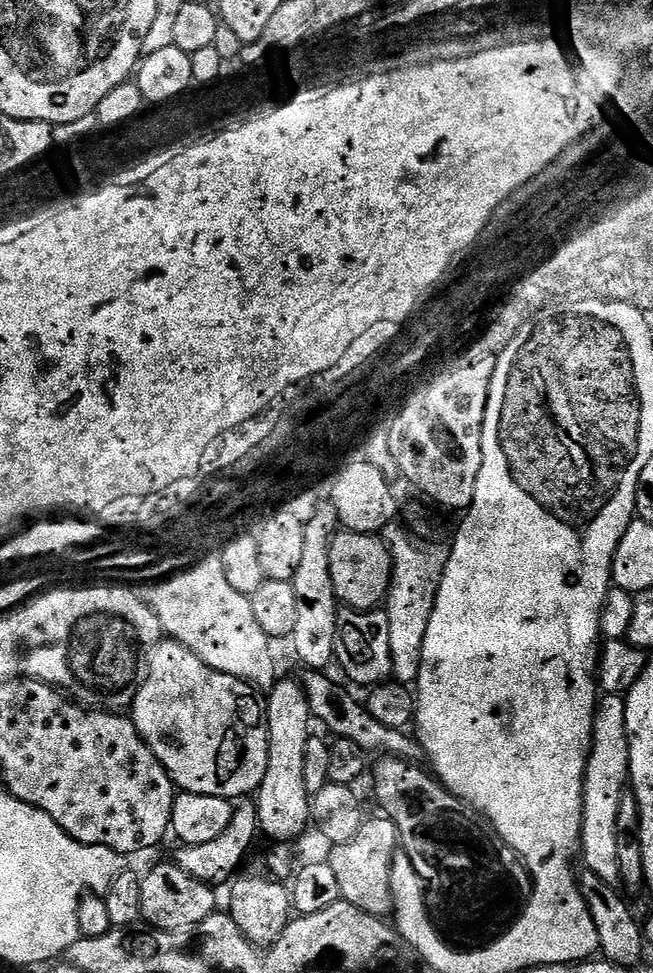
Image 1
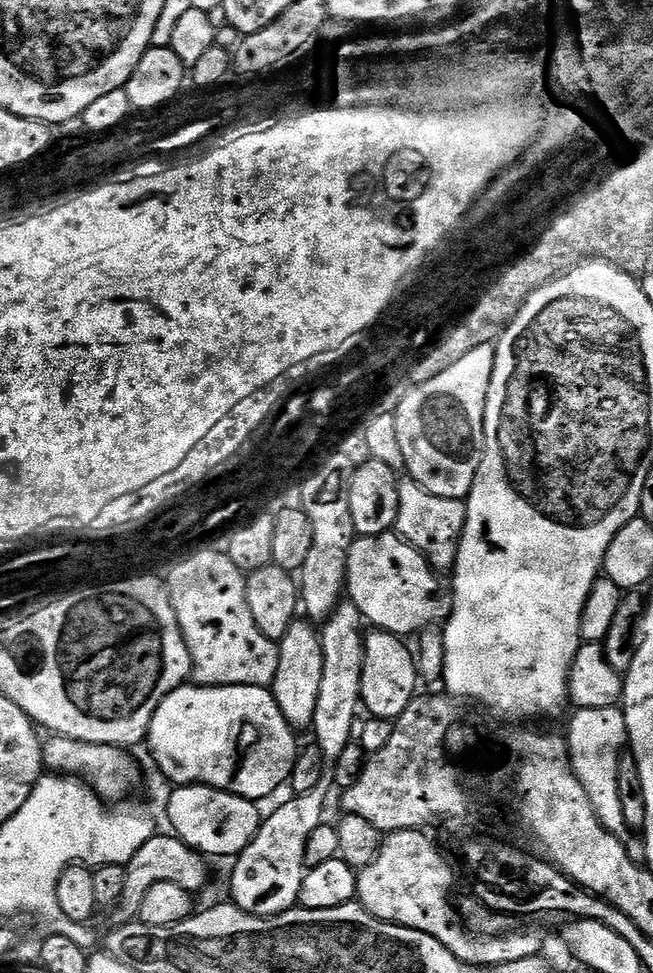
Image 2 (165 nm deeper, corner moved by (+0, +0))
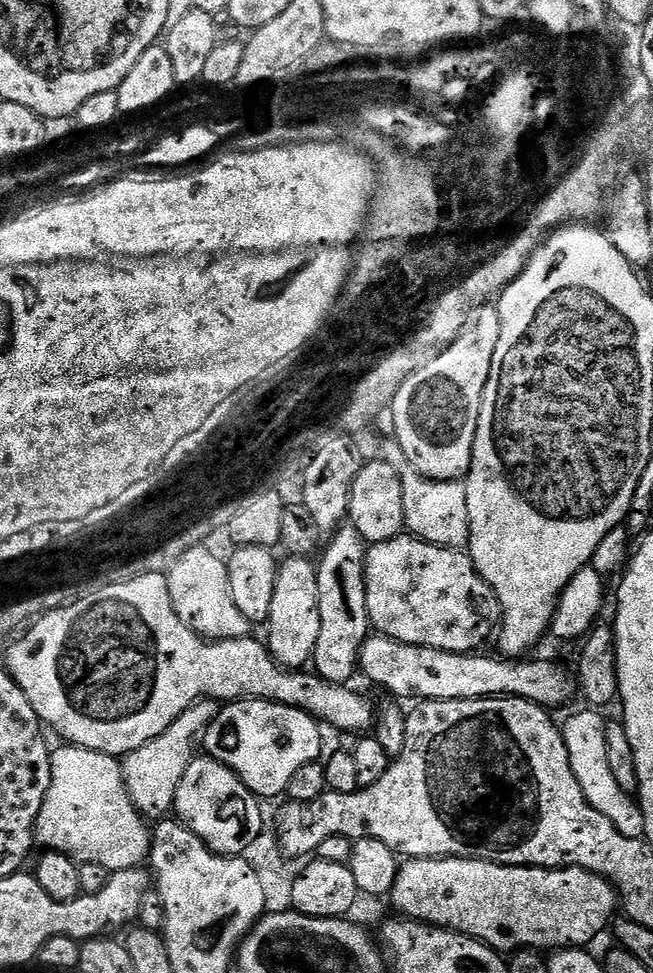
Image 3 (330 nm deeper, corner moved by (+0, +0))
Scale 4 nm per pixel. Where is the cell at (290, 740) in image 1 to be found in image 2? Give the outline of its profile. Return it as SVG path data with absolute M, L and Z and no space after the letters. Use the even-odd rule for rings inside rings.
M296 618L278 641L278 674L270 686L272 697L276 699L278 710L286 718L293 730L311 729L318 692L321 687L323 654L320 645L321 633L307 619Z

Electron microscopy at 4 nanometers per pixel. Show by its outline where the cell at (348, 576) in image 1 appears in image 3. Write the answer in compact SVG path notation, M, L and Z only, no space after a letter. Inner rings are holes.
M411 534L398 535L390 542L373 544L367 549L365 586L371 627L379 635L398 642L472 654L483 649L480 647L491 636L493 639L502 624L500 602L467 551L434 546Z

